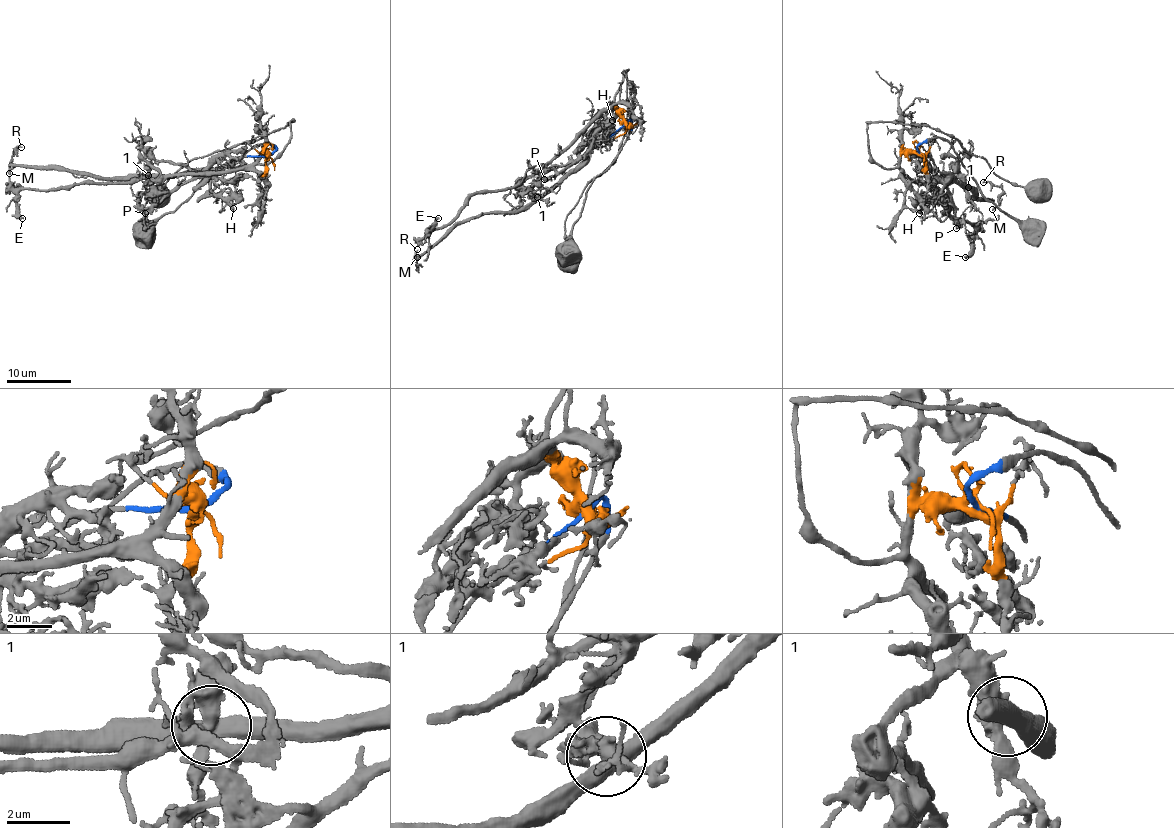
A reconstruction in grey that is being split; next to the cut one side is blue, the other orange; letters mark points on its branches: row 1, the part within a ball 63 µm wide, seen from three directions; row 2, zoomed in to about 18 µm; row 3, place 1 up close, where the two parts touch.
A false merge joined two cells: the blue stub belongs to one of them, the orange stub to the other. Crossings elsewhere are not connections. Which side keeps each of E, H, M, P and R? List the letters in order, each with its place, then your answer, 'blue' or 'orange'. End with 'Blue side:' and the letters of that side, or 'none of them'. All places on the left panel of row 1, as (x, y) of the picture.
E: (22, 218) | orange
H: (233, 208) | blue
M: (9, 173) | blue
P: (145, 213) | blue
R: (21, 147) | blue
Blue side: H, M, P, R

